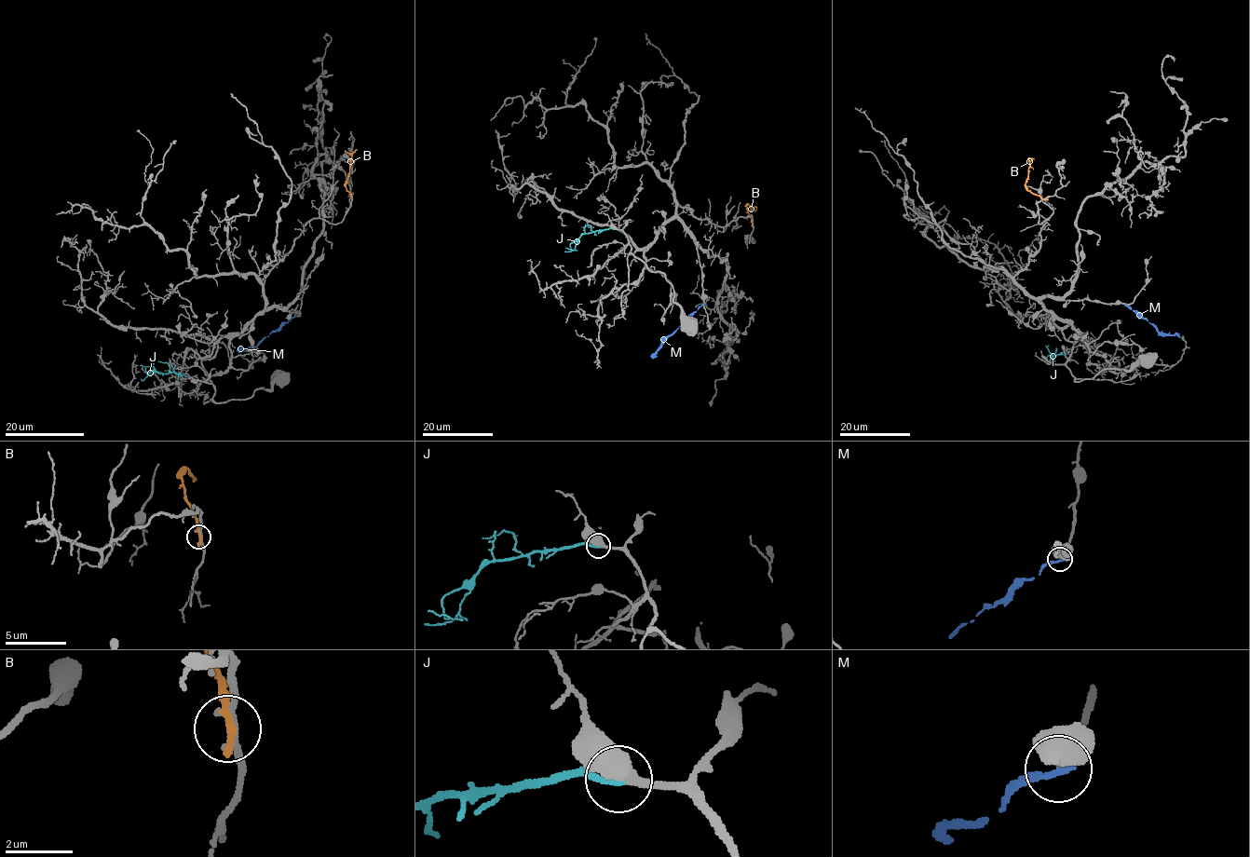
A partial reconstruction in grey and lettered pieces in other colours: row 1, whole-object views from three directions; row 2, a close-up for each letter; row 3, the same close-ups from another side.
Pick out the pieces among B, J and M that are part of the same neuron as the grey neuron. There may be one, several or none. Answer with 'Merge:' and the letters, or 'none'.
Merge: J

